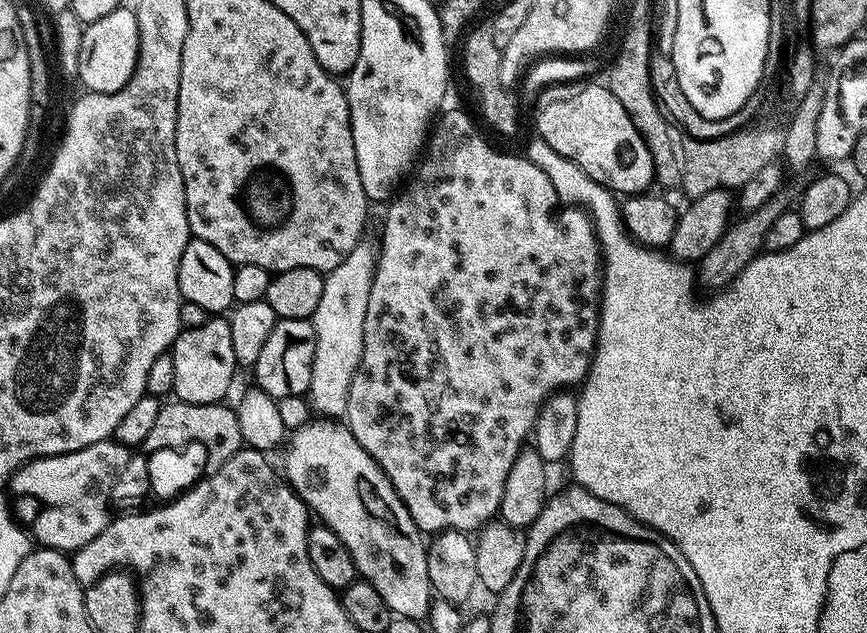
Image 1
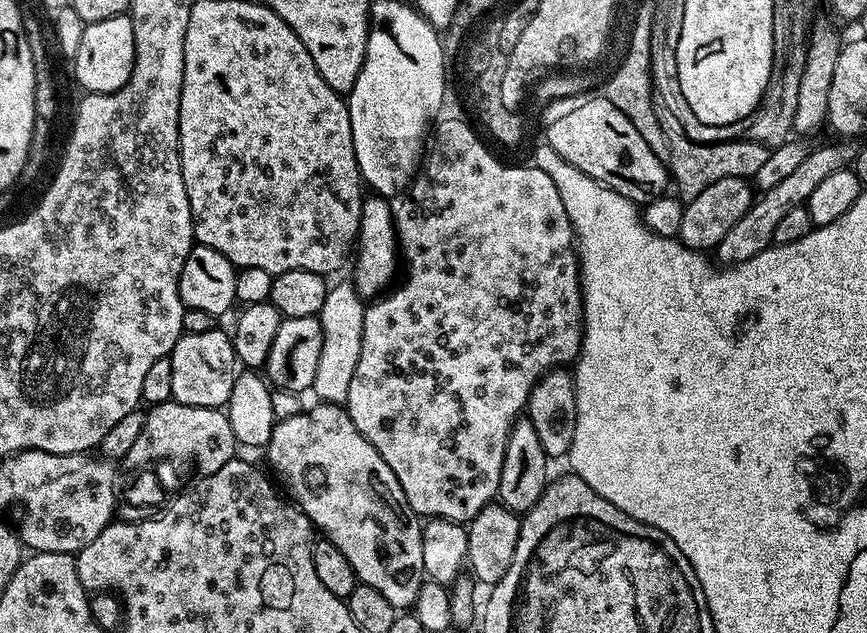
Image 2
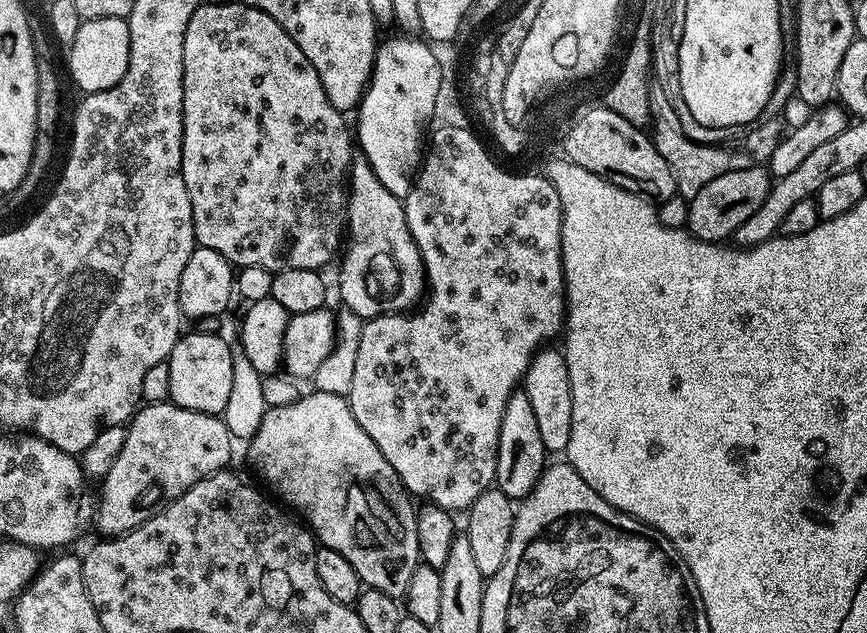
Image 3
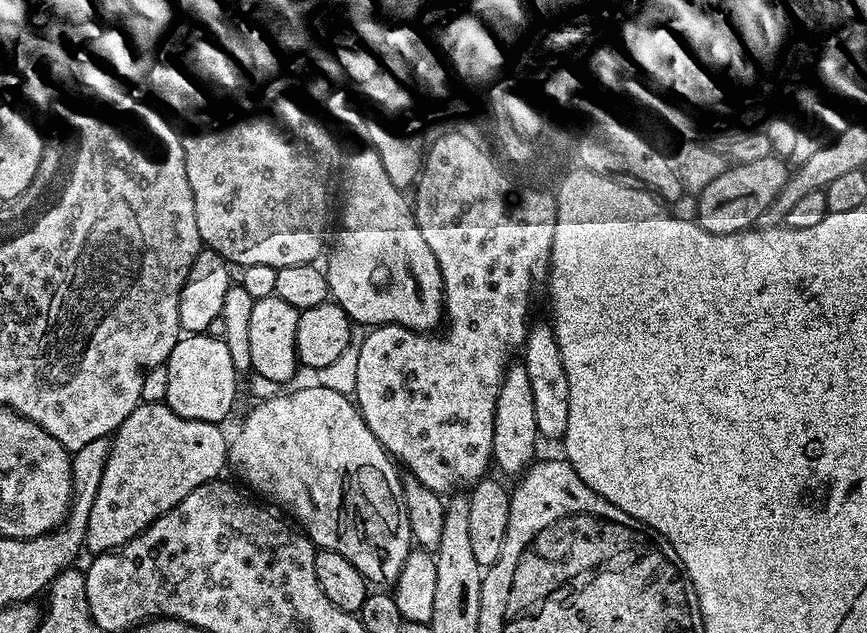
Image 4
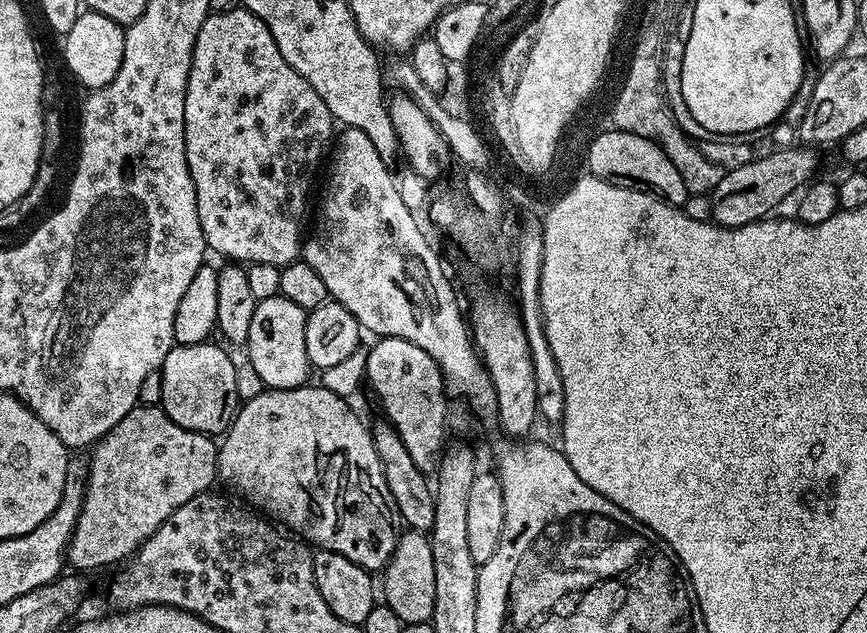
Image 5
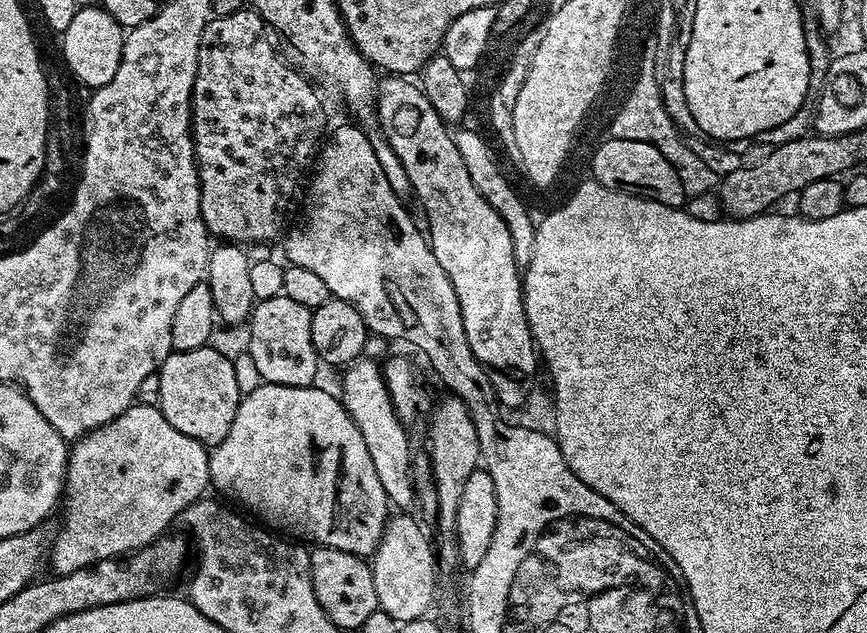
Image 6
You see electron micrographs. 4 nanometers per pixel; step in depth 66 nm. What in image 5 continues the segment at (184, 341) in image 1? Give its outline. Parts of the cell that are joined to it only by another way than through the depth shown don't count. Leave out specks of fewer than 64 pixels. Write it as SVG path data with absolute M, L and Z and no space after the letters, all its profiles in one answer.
M213 342L176 344L170 350L170 354L166 354L164 366L159 371L162 378L162 398L159 407L163 408L167 416L178 426L182 426L186 430L203 432L205 436L213 438L227 433L232 418L238 411L238 401L240 400L238 390L234 386L236 364L222 349L224 348L219 343Z

